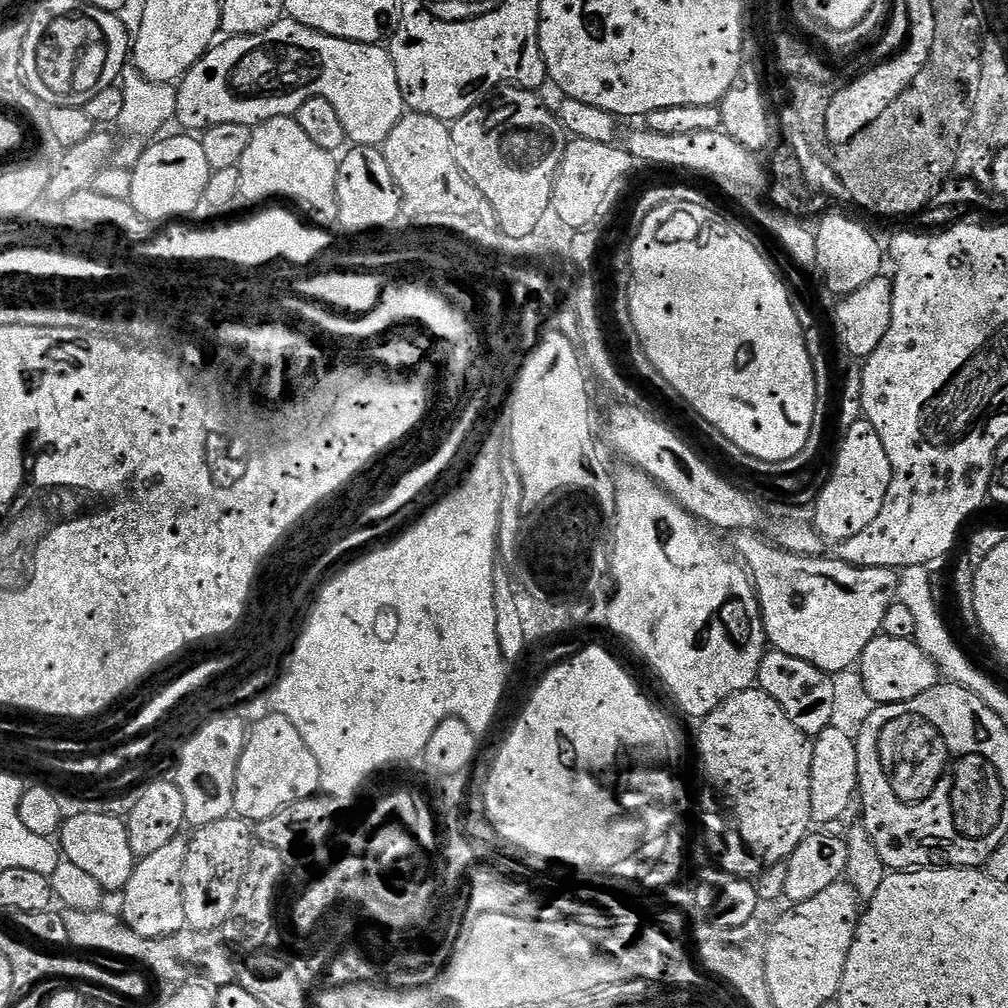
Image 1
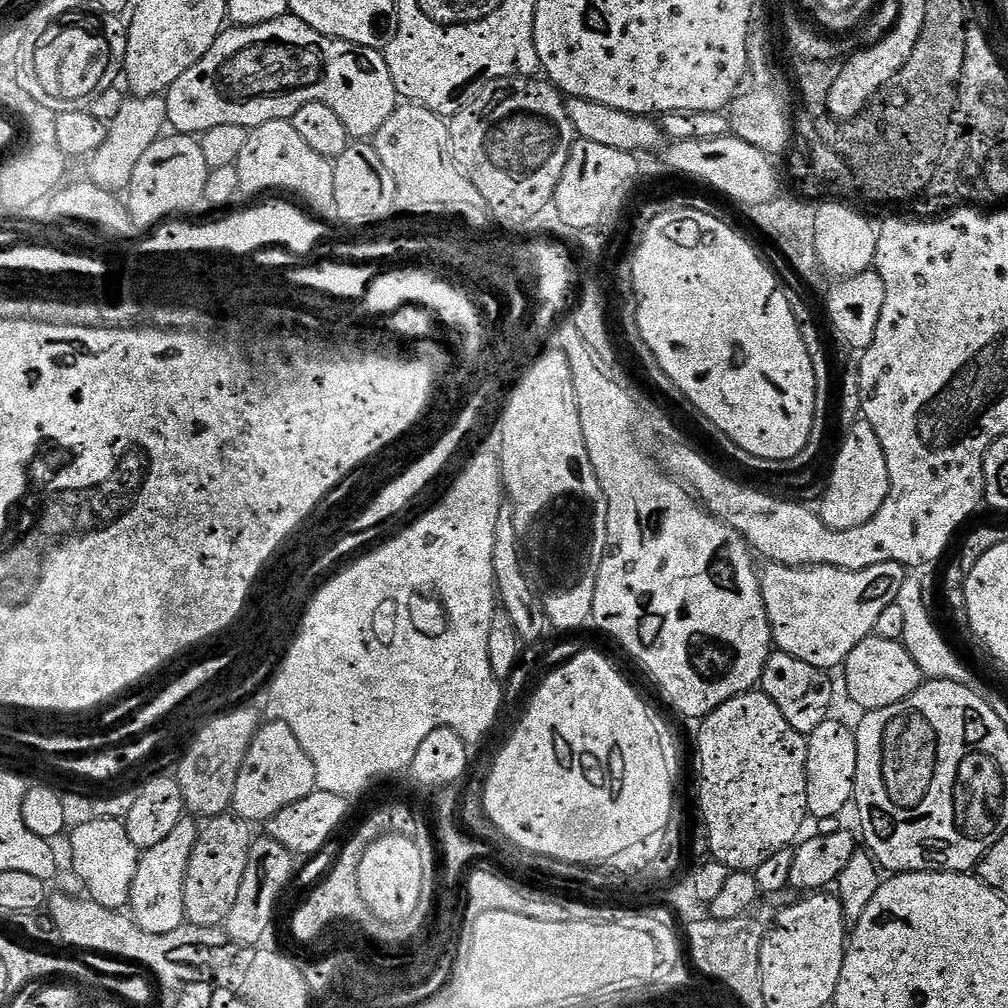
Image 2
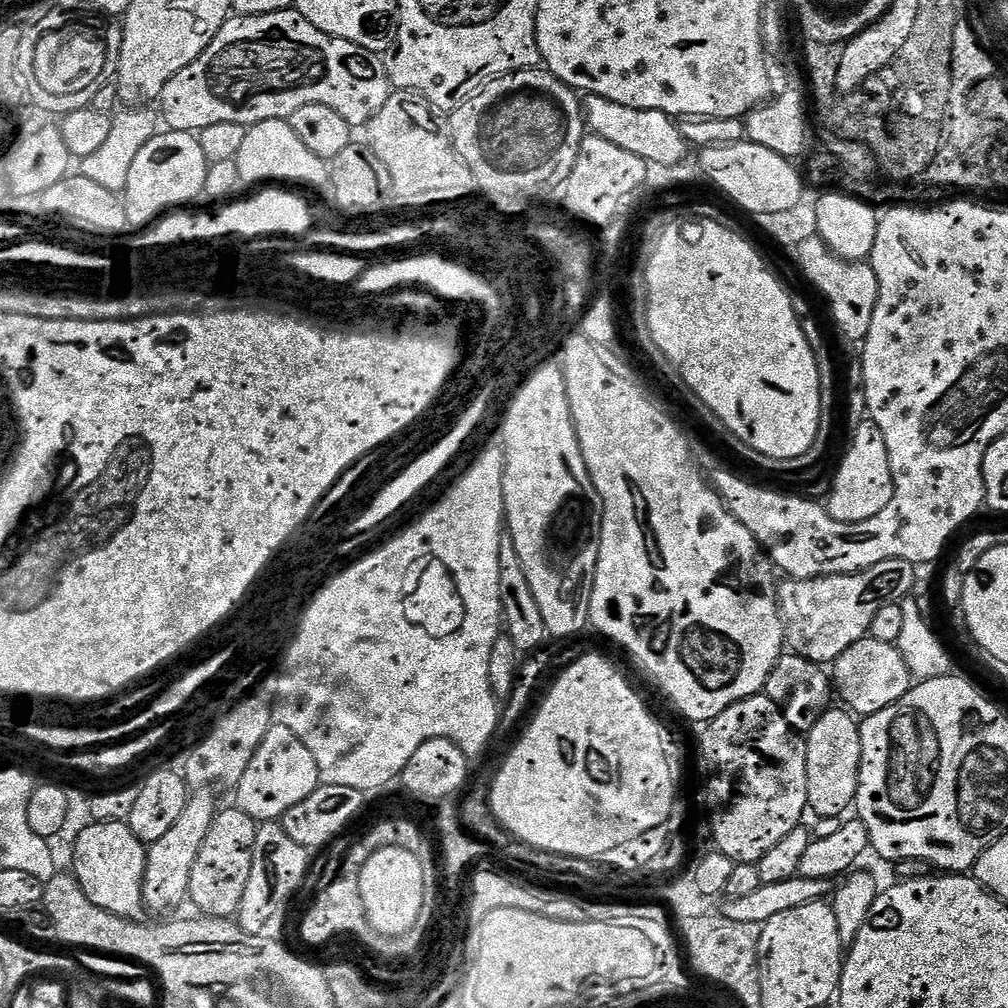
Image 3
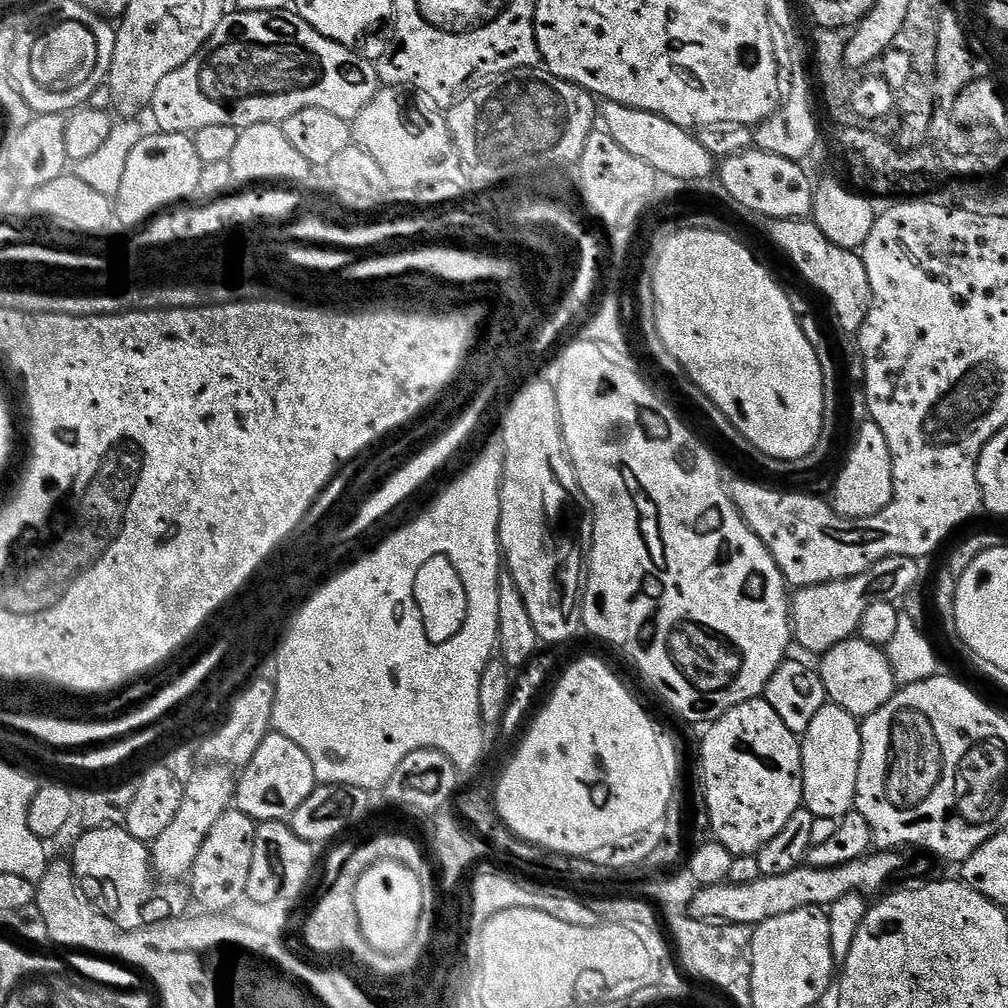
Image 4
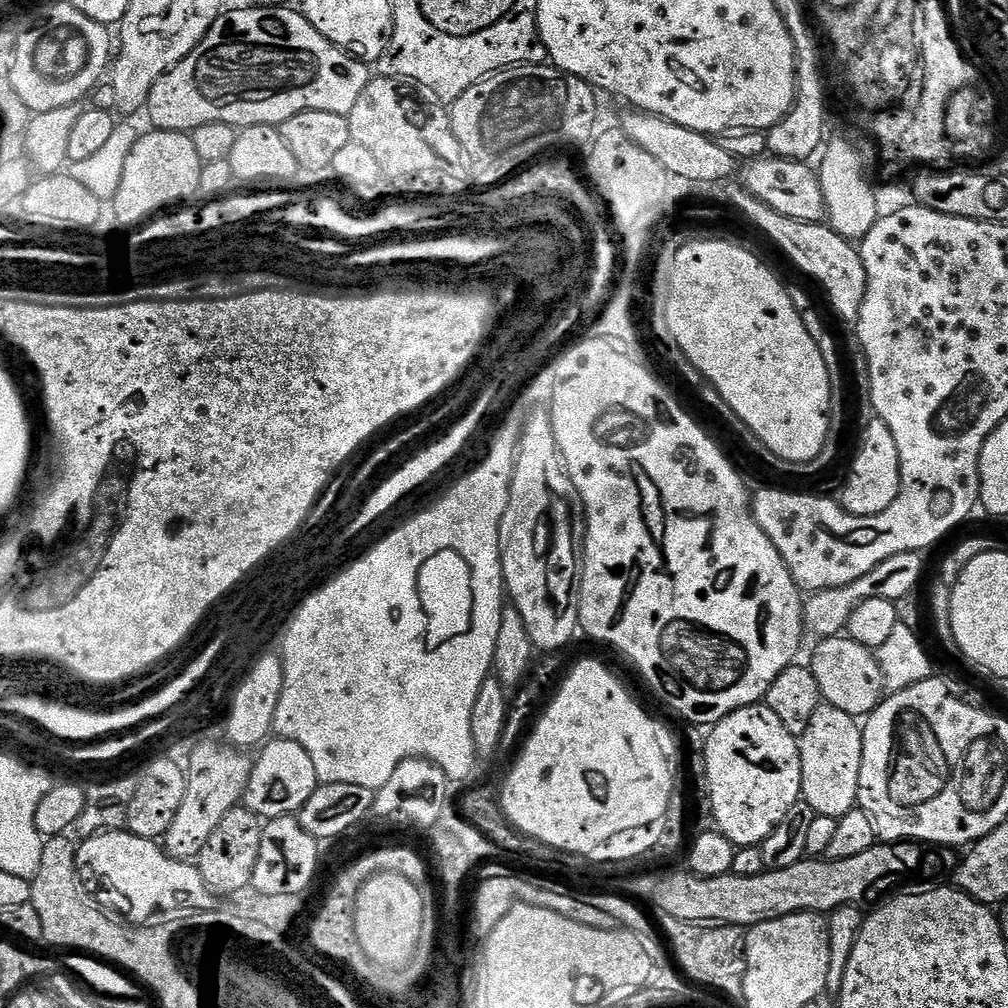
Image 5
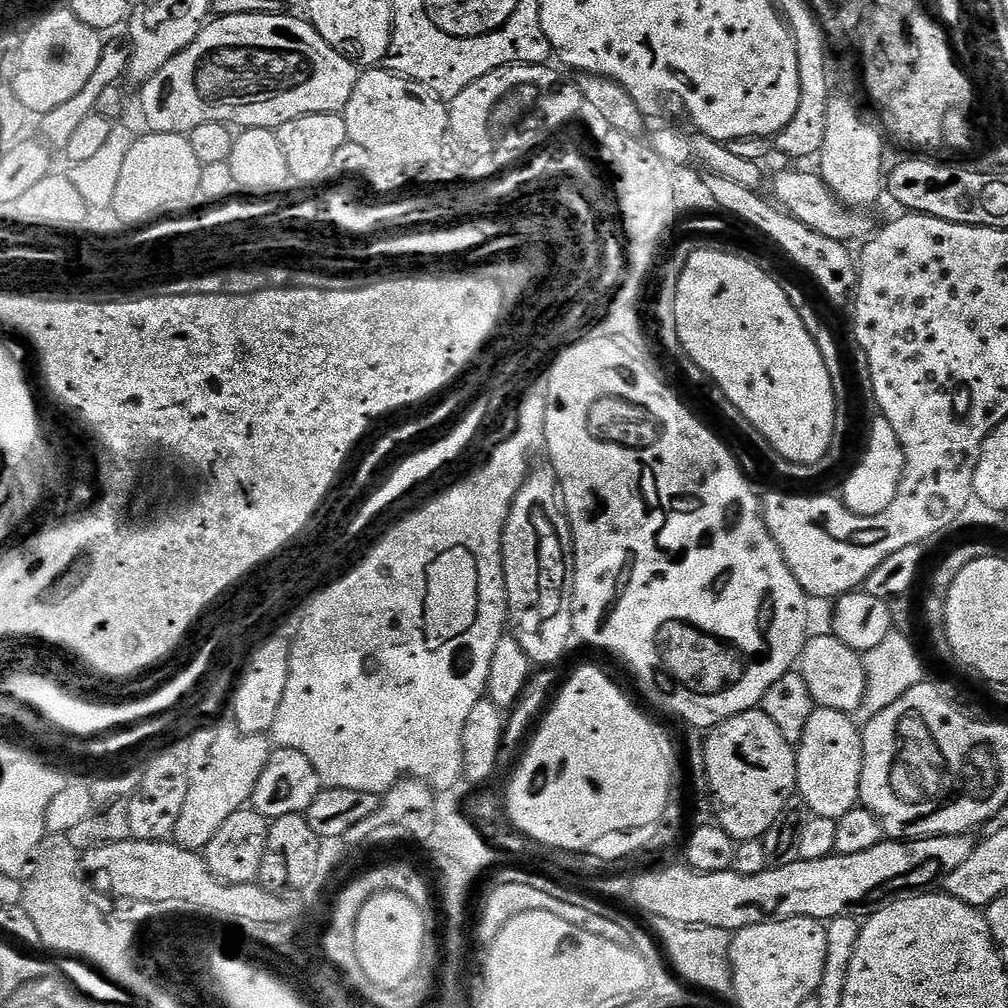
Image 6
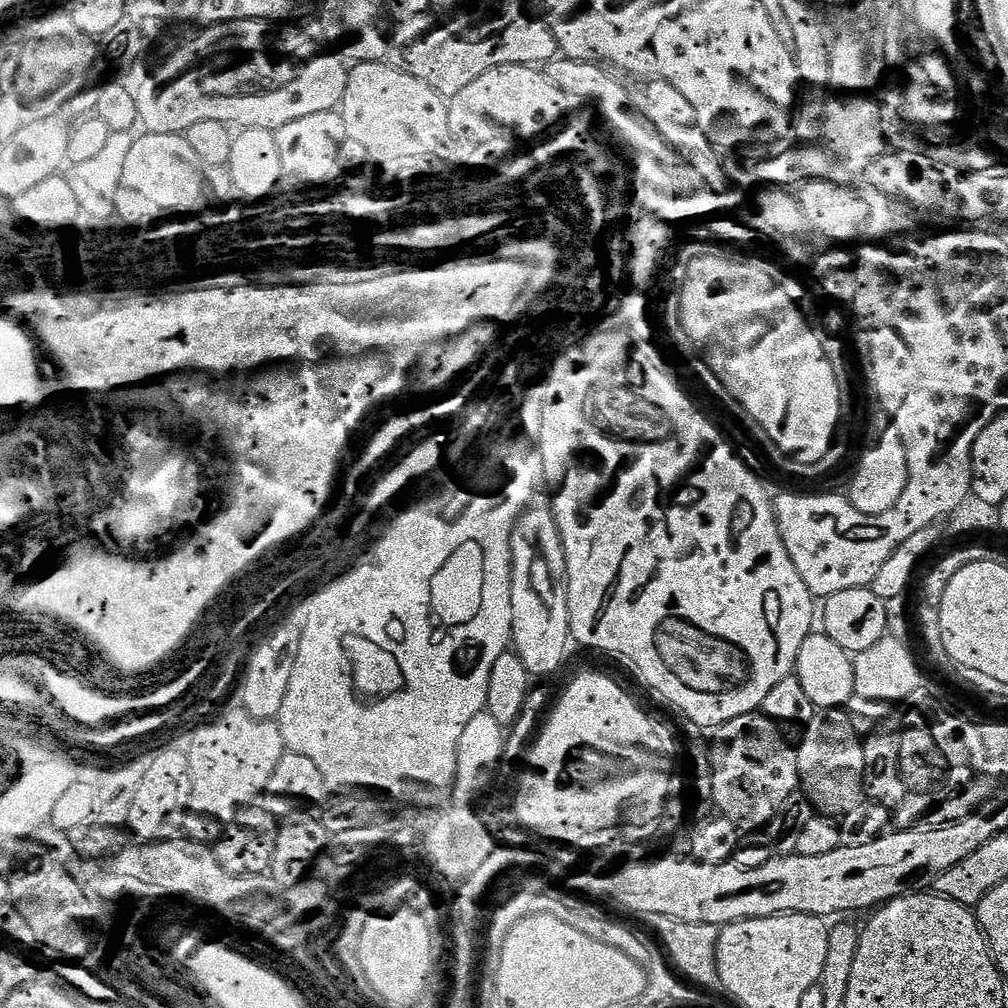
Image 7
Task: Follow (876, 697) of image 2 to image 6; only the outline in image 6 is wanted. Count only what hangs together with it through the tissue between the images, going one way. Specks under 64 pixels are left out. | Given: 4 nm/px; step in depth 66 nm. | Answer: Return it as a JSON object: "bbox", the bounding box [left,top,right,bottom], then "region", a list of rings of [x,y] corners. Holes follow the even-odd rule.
{"bbox":[798,634,866,714],"region":[[[831,634],[809,635],[800,652],[798,671],[802,674],[802,678],[806,678],[810,698],[814,698],[818,708],[829,708],[849,714],[859,713],[860,704],[864,701],[866,694],[864,657],[850,646],[846,646],[846,642],[842,642],[837,636]]]}

